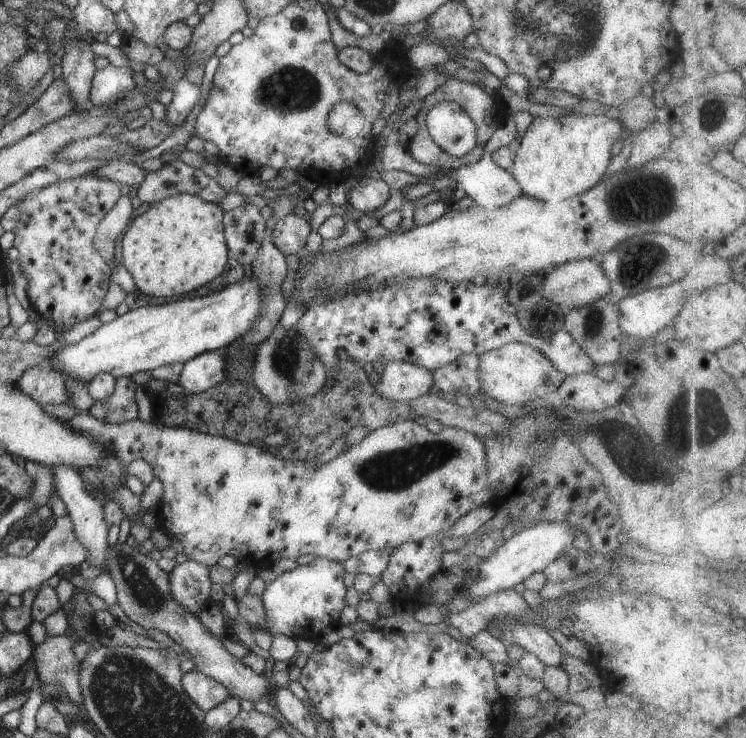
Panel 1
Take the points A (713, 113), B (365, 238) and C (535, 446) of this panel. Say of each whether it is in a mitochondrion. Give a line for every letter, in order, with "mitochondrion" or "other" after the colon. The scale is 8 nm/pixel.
A: mitochondrion
B: other
C: mitochondrion

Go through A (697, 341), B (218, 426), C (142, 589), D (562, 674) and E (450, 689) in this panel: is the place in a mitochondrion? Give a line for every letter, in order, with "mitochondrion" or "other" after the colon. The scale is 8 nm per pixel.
A: other
B: other
C: mitochondrion
D: other
E: mitochondrion

